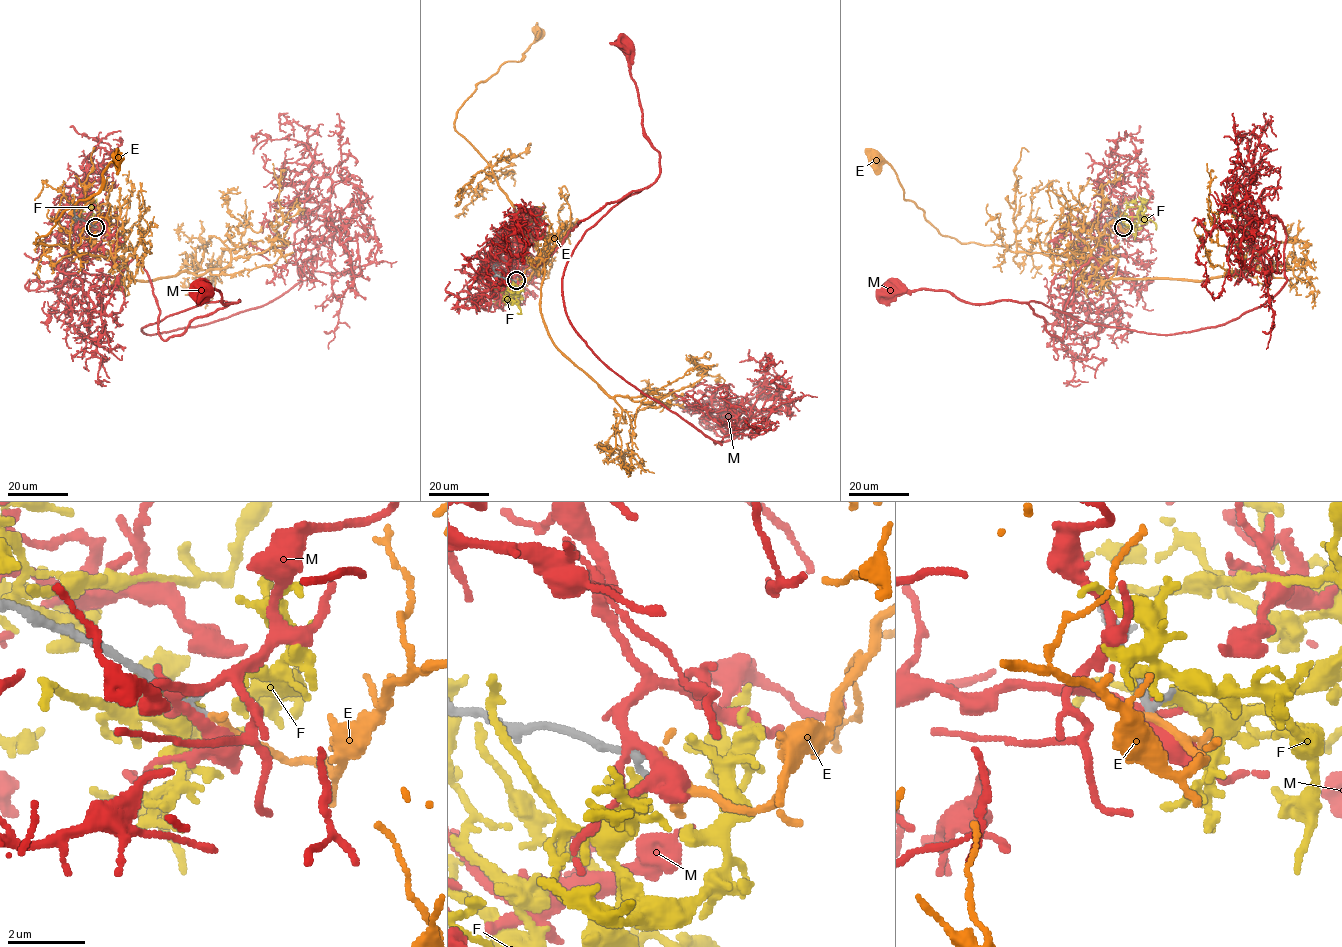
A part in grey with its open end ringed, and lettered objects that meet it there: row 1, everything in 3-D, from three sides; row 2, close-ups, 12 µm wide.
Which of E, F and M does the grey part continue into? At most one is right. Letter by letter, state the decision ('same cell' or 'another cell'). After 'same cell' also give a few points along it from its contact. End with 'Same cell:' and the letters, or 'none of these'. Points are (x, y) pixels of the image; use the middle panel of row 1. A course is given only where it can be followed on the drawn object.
E: same cell | via (516, 280), (524, 284), (545, 256), (544, 268), (526, 222), (455, 119), (476, 85), (519, 61), (539, 32)
F: another cell
M: another cell
Same cell: E

